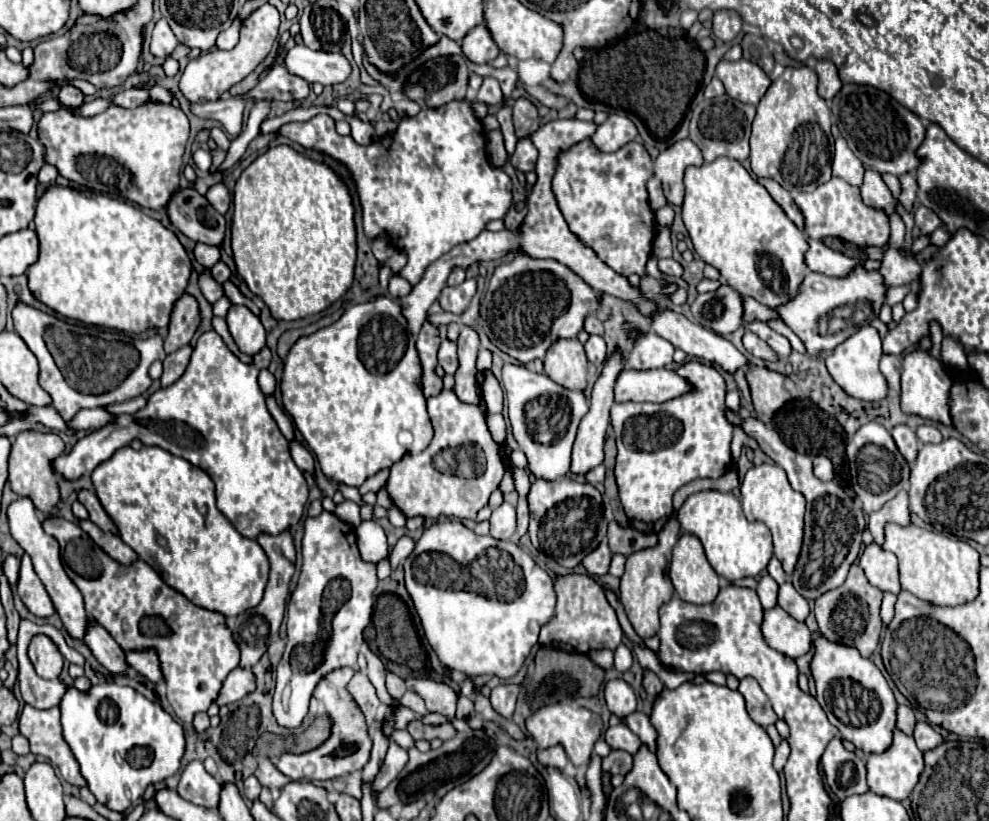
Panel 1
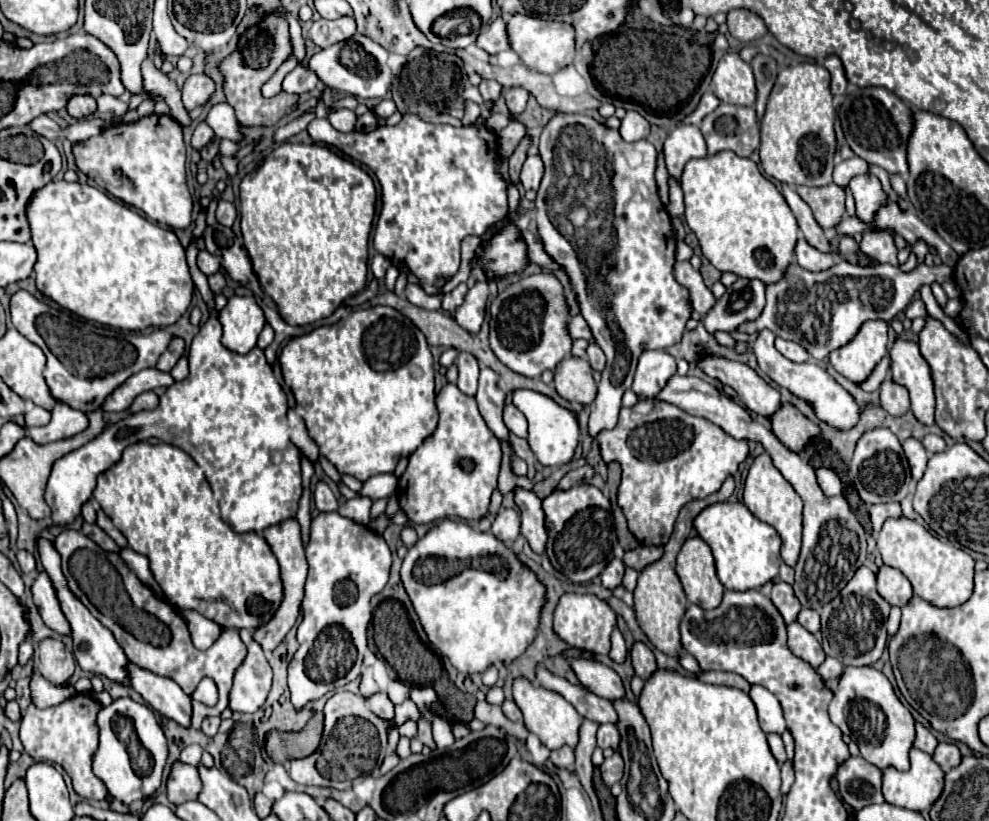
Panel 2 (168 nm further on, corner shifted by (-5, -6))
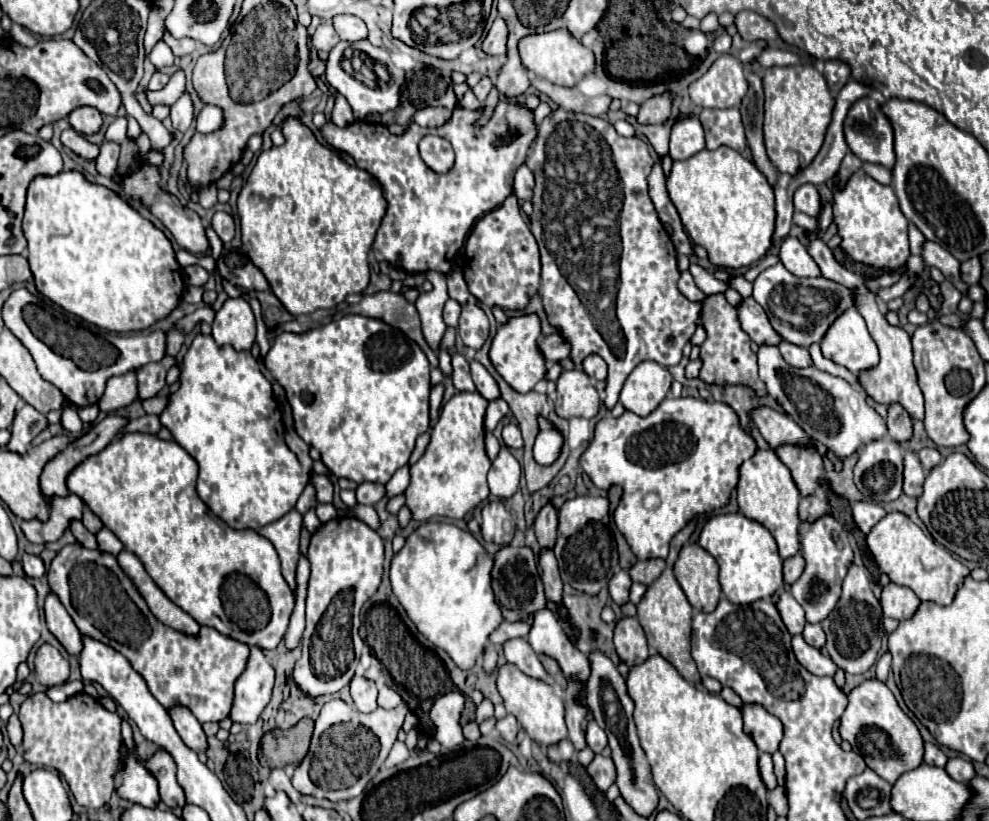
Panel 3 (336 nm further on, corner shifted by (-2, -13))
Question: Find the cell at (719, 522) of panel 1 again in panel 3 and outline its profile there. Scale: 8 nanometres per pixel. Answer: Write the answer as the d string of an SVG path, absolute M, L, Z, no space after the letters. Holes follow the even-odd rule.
M717 514L705 524L699 544L717 560L721 574L719 582L723 594L733 604L751 604L755 600L771 598L783 588L783 560L777 554L777 544L771 532L755 520L737 514Z

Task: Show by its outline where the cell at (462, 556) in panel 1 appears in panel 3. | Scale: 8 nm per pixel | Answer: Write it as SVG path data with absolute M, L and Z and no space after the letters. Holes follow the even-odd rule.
M447 522L421 524L391 560L391 588L407 616L427 640L443 648L463 670L473 668L489 642L489 634L503 620L489 584L491 566L491 556L471 532Z

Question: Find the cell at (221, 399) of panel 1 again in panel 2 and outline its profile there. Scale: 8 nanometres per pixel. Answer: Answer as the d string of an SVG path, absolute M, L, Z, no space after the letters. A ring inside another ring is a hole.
M208 319L190 345L190 375L180 383L170 385L166 393L160 397L156 409L140 411L120 419L116 425L108 427L104 433L100 433L80 449L64 455L54 463L52 475L46 486L45 500L52 509L52 521L56 525L66 525L74 521L74 517L80 513L80 507L90 499L96 487L96 477L108 471L112 465L116 465L122 459L122 451L128 445L148 439L160 439L162 443L180 447L198 463L210 485L214 485L214 495L218 499L222 519L236 533L262 533L270 525L280 525L282 521L296 517L298 503L302 497L302 477L300 453L298 447L290 441L286 421L286 395L282 393L282 387L276 381L274 371L268 365L264 351L260 347L254 347L248 355L238 355L226 349L220 339L220 321Z

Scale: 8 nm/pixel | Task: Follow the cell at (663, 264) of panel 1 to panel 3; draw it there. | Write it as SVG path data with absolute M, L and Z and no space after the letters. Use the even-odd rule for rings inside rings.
M681 272L681 278L679 278L679 290L683 296L687 296L689 300L693 302L701 302L705 298L705 294L695 286L693 282L693 276L689 272Z

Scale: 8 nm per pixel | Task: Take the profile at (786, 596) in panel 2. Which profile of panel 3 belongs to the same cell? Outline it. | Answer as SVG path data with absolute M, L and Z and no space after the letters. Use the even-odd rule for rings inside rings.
M785 592L785 594L779 598L777 610L779 610L779 614L781 614L781 618L783 618L783 622L785 622L785 626L787 626L787 630L789 630L791 636L803 632L803 628L805 628L805 624L807 624L805 612L803 612L803 608L799 606L799 602L797 602L791 594Z

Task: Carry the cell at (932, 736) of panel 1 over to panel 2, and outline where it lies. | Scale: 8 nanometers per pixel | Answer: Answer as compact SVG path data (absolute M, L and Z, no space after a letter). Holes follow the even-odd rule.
M938 743L938 749L932 753L932 759L944 771L948 771L948 769L952 769L952 767L956 767L960 763L962 755L960 755L960 751L958 751L956 745L952 745L952 743Z

